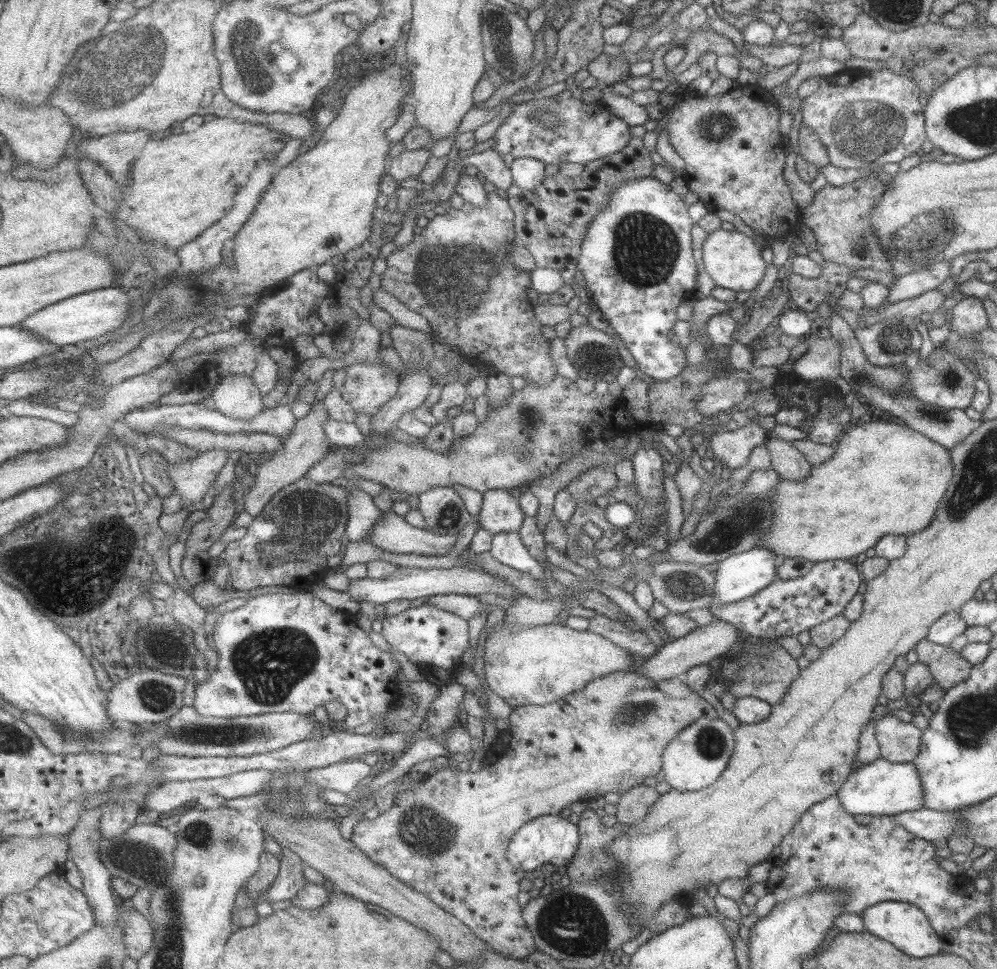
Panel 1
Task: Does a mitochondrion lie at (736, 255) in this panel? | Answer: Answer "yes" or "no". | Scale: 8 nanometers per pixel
no

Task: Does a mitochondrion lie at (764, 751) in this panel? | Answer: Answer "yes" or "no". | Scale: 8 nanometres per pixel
no

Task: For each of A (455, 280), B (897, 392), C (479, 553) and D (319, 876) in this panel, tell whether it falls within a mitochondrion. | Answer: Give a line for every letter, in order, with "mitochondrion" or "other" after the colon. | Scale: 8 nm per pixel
A: mitochondrion
B: mitochondrion
C: other
D: other

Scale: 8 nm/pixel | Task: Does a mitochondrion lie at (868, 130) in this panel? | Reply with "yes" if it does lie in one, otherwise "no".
yes

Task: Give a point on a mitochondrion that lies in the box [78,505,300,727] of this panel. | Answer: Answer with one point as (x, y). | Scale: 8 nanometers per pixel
(114, 539)

